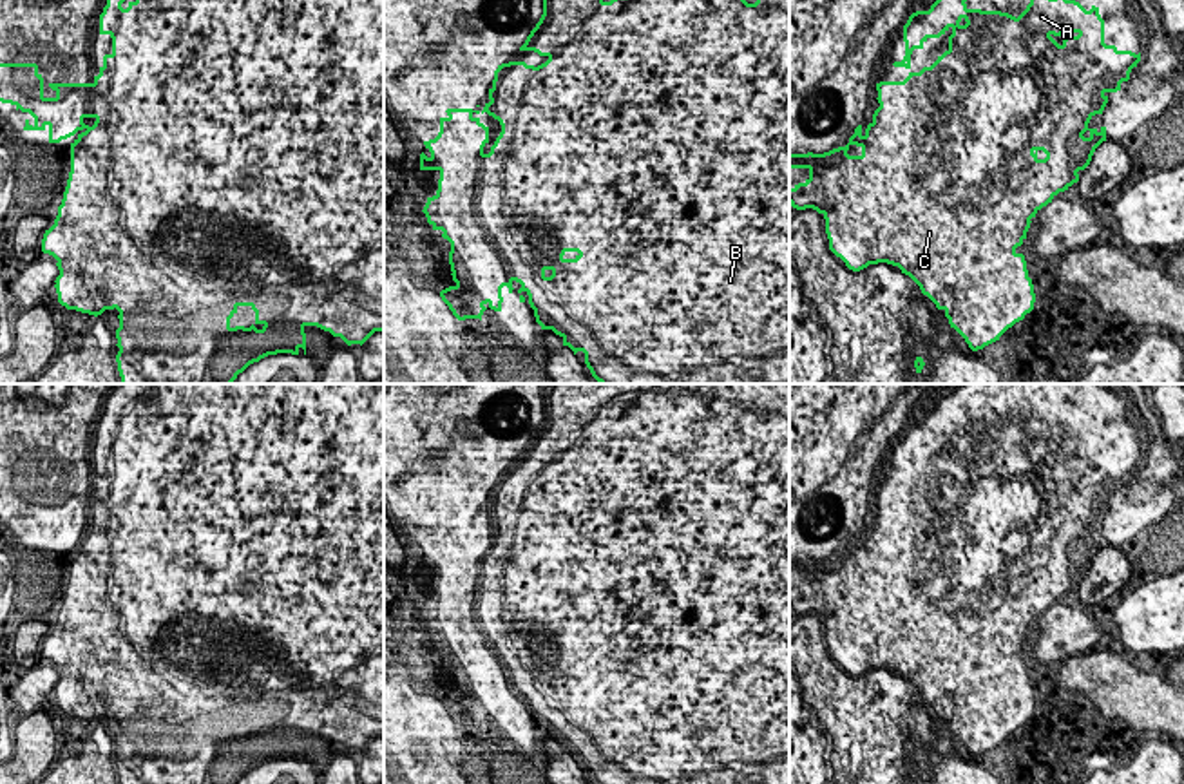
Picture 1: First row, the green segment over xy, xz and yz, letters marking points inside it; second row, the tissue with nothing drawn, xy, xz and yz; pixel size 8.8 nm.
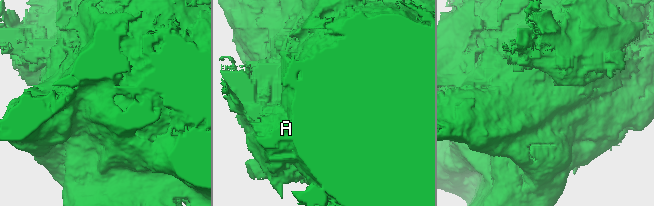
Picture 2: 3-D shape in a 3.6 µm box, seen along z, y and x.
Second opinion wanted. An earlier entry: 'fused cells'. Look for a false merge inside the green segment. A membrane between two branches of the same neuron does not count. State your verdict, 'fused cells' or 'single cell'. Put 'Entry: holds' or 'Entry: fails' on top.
Entry: holds
fused cells

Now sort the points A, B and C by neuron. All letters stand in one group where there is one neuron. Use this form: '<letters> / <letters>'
A / B C

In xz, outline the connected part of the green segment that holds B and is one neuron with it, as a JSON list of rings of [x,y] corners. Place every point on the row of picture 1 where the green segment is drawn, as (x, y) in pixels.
[[[543,0],[543,14],[527,36],[520,51],[534,51],[549,60],[538,67],[525,62],[509,62],[494,71],[489,100],[494,103],[494,116],[505,136],[516,134],[516,147],[525,156],[516,165],[512,179],[501,188],[489,172],[478,181],[492,197],[491,217],[505,228],[511,248],[501,259],[509,259],[507,272],[512,272],[521,284],[518,293],[529,295],[536,322],[541,330],[552,330],[563,339],[574,355],[585,353],[585,364],[599,384],[789,384],[789,0]]]

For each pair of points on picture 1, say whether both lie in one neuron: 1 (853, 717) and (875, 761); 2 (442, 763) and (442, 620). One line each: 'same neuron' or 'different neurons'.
1: same neuron
2: different neurons

